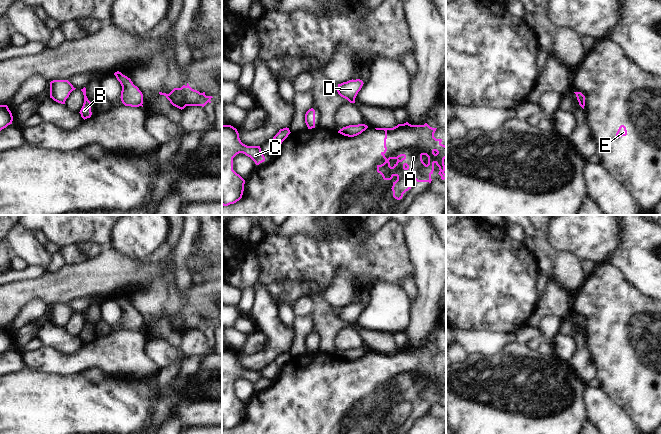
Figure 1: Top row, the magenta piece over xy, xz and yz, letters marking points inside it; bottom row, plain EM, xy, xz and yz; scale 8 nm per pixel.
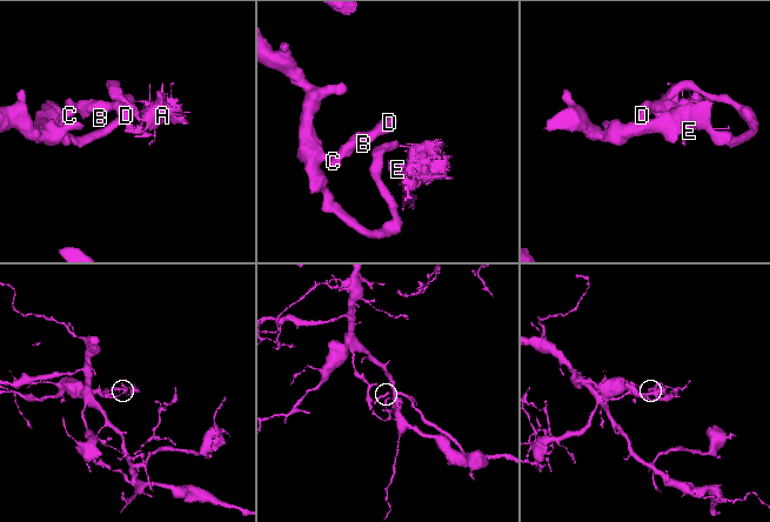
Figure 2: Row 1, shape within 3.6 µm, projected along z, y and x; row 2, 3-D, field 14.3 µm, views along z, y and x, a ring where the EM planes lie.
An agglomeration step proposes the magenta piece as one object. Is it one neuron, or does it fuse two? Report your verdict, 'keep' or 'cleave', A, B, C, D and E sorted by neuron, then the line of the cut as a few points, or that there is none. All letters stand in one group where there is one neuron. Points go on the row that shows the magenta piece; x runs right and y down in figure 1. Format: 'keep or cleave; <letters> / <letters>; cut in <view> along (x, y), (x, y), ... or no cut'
cleave; A E / B C D; cut in xz along (365, 125), (366, 128)

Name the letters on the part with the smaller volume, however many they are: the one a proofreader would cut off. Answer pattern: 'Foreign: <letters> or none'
Foreign: A, E

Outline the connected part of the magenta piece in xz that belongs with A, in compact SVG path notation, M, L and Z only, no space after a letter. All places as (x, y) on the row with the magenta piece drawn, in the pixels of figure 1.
M406 122L393 128L375 129L385 131L385 150L381 152L385 162L377 165L377 172L384 180L397 177L391 188L395 199L402 199L414 180L431 183L435 164L439 167L441 179L446 179L446 146L441 143L442 139L434 137L437 128L427 123L411 125Z

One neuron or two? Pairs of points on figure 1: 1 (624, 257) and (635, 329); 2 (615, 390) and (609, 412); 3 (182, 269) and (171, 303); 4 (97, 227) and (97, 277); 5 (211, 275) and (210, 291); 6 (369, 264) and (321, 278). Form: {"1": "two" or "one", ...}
{"1": "two", "2": "two", "3": "two", "4": "two", "5": "two", "6": "one"}

